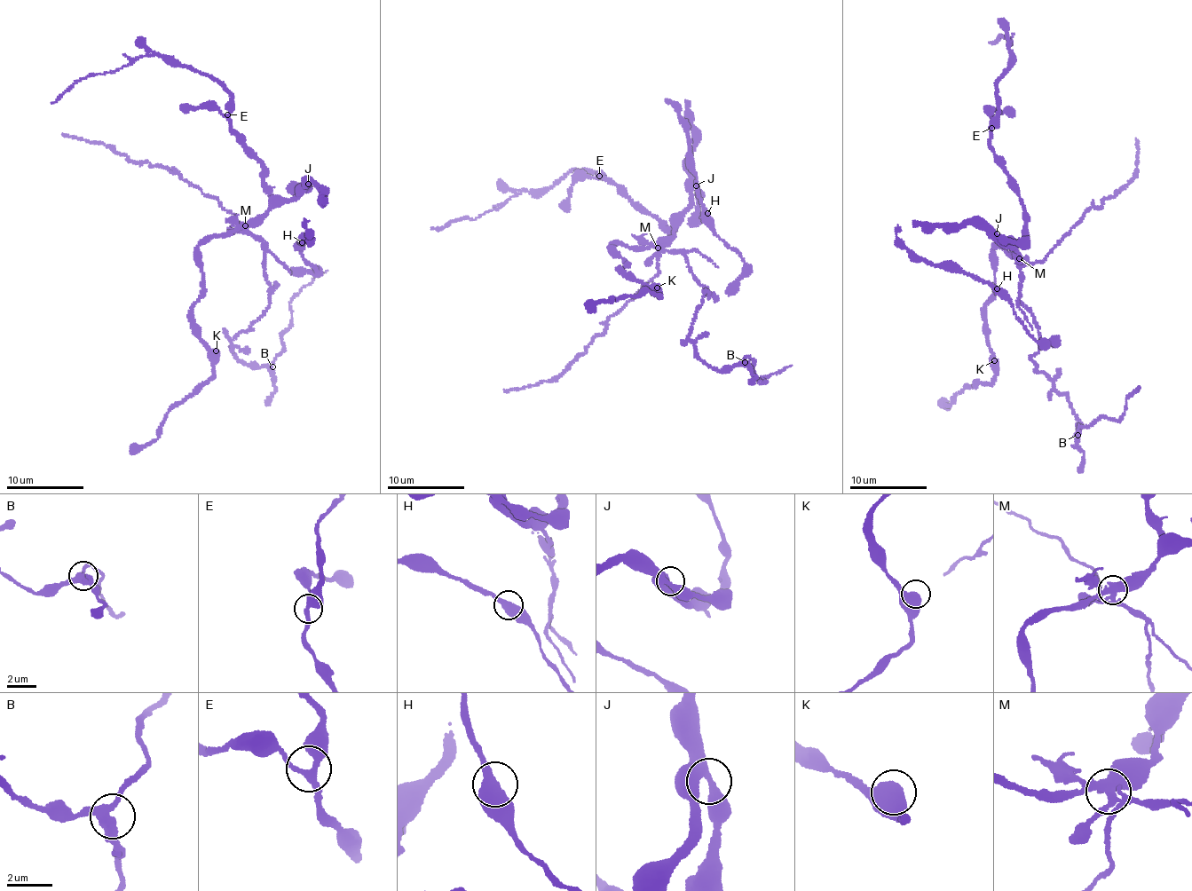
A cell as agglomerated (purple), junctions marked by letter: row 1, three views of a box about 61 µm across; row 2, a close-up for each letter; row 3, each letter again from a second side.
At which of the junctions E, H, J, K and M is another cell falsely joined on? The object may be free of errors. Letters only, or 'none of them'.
M

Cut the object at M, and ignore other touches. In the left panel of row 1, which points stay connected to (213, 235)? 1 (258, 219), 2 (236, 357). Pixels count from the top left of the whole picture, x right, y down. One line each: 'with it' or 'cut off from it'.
1: with it
2: cut off from it

